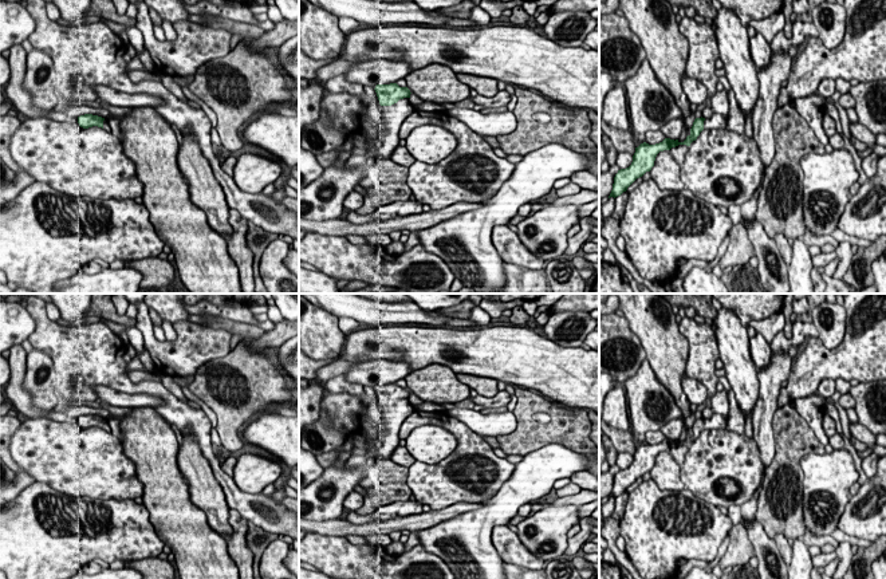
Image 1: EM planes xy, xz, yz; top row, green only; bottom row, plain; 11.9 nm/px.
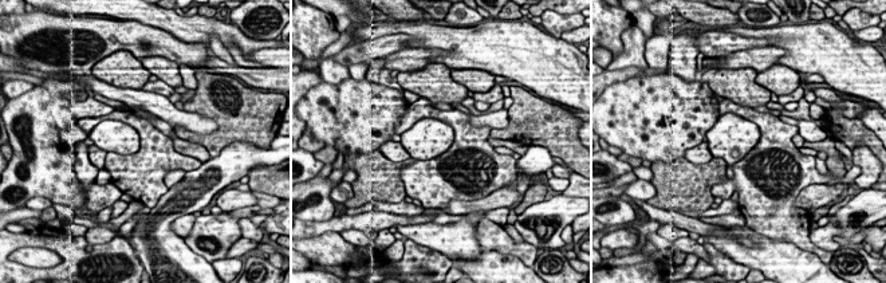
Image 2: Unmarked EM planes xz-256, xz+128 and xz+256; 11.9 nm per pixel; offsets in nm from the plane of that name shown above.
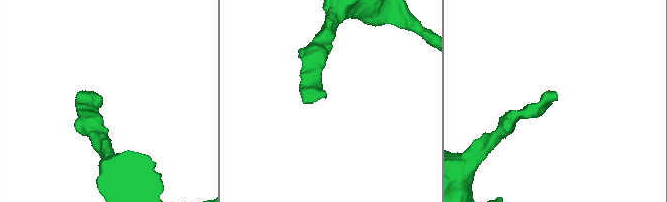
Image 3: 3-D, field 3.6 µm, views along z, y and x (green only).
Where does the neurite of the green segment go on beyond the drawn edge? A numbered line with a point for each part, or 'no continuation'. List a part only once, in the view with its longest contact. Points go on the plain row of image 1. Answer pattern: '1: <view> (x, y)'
1: xz (393, 417)

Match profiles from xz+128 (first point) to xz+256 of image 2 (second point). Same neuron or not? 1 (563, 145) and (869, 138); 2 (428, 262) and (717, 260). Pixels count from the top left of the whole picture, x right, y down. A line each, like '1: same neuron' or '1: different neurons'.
1: same neuron
2: same neuron

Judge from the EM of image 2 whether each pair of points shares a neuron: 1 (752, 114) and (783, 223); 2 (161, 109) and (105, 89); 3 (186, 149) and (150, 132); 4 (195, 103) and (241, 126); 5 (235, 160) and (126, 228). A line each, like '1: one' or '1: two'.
1: one
2: one
3: two
4: one
5: two

